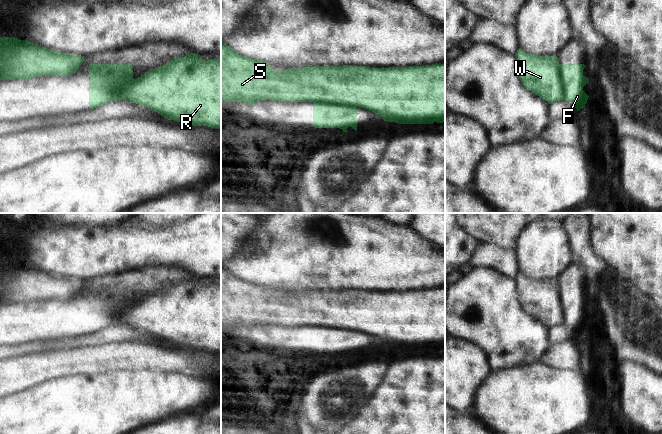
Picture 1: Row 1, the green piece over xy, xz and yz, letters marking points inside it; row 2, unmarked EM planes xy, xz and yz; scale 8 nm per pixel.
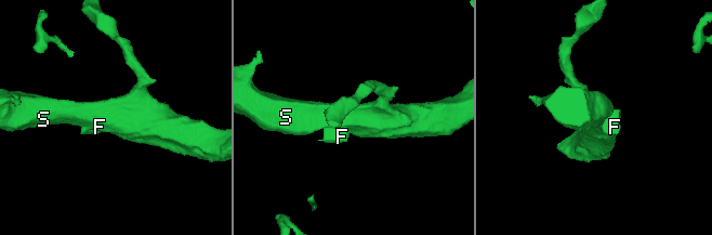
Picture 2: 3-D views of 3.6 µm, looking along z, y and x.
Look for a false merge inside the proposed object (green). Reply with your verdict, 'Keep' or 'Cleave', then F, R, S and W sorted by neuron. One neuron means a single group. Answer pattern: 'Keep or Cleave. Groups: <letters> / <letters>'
Cleave. Groups: F / R S W

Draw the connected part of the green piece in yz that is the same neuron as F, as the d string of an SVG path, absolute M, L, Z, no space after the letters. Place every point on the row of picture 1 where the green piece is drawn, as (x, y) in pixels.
M560 64L560 76L563 88L563 100L571 103L577 111L583 109L588 100L588 95L583 87L589 82L583 75L584 64Z

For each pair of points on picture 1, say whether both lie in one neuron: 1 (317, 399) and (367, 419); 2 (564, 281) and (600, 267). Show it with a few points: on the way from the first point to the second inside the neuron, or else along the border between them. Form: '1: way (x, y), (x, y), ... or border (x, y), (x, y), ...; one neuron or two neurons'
1: border (372, 397), (350, 423); two neurons
2: border (575, 258), (585, 270), (587, 288), (594, 295); two neurons

